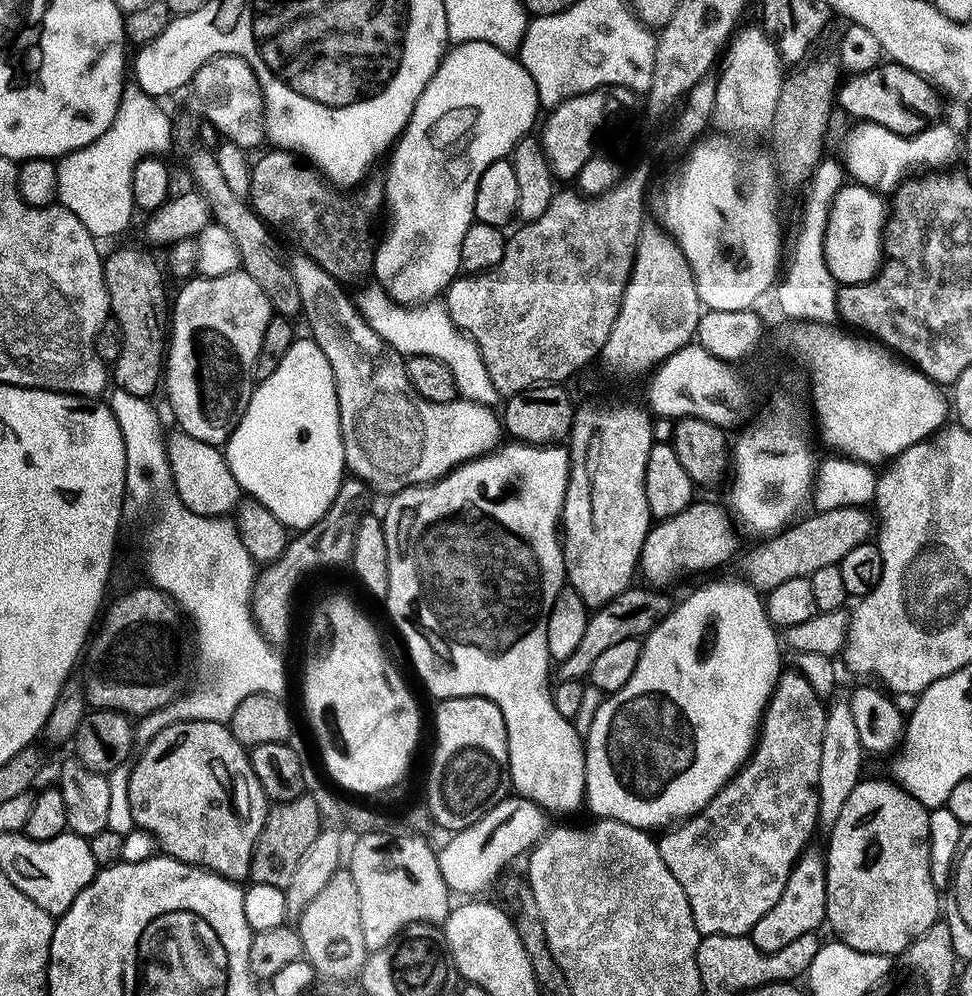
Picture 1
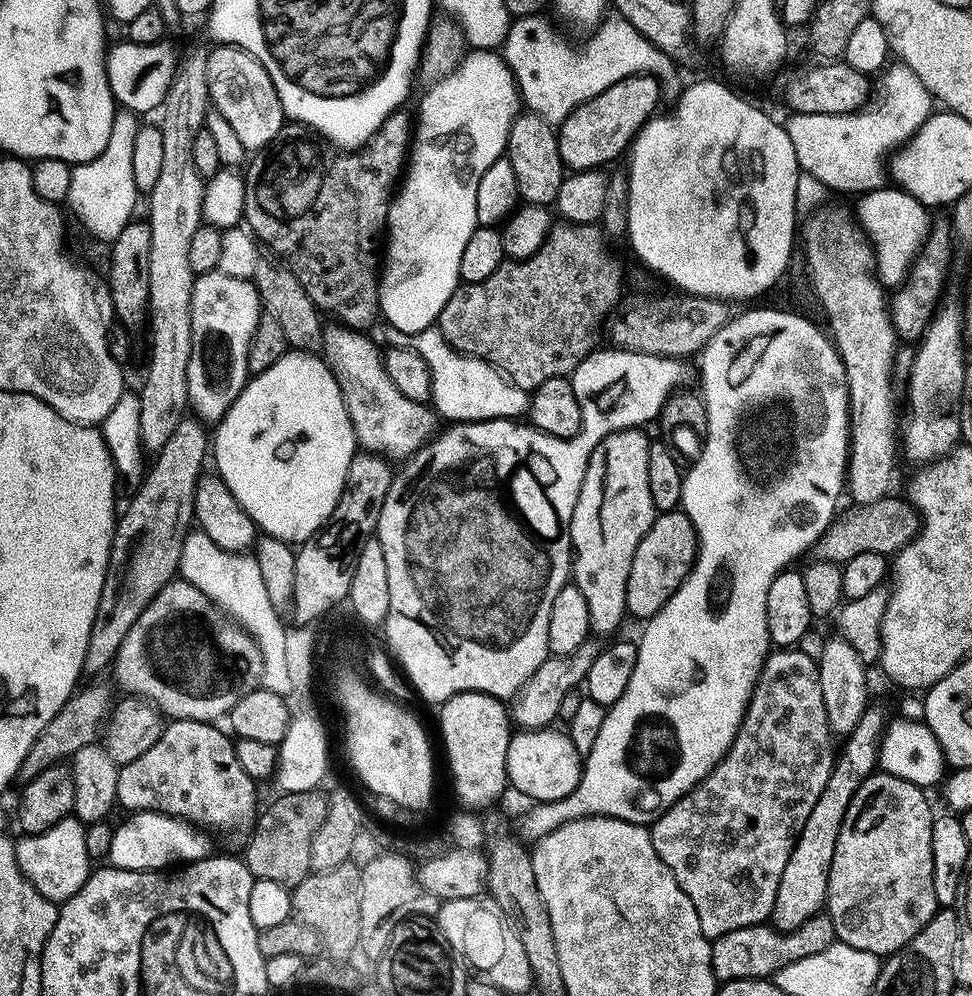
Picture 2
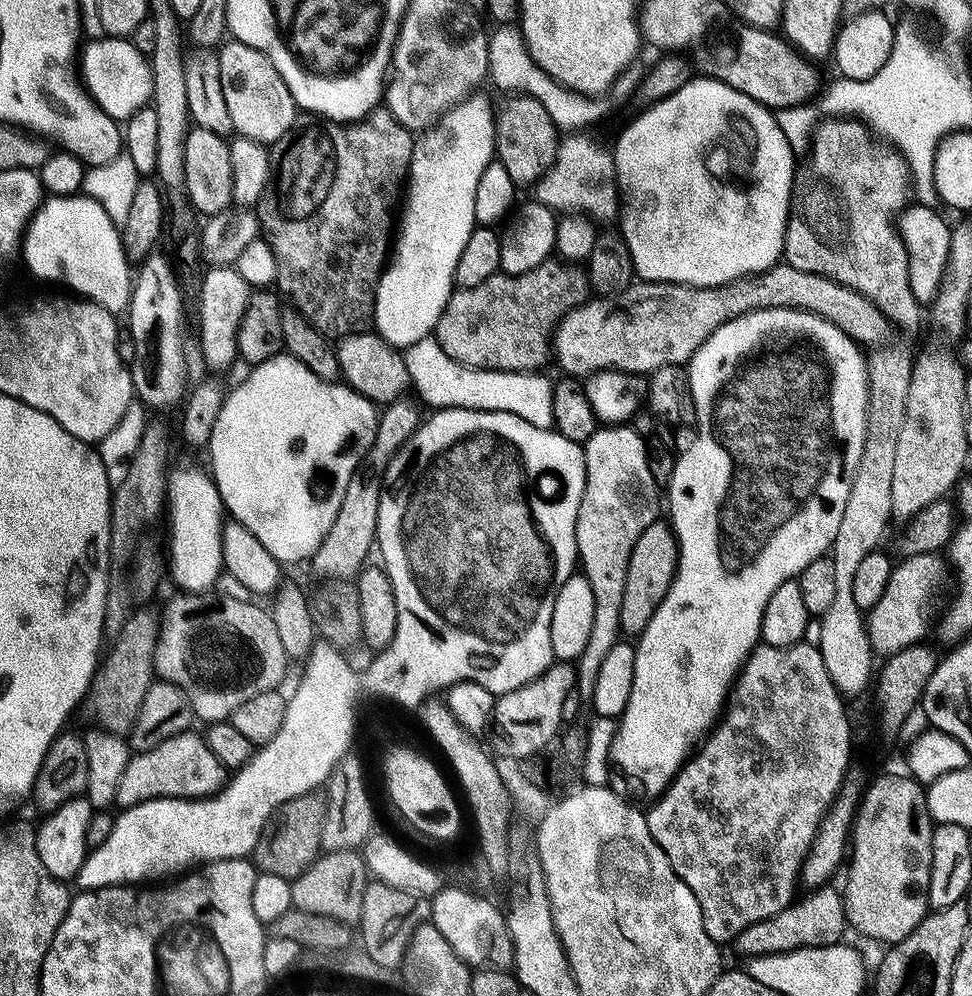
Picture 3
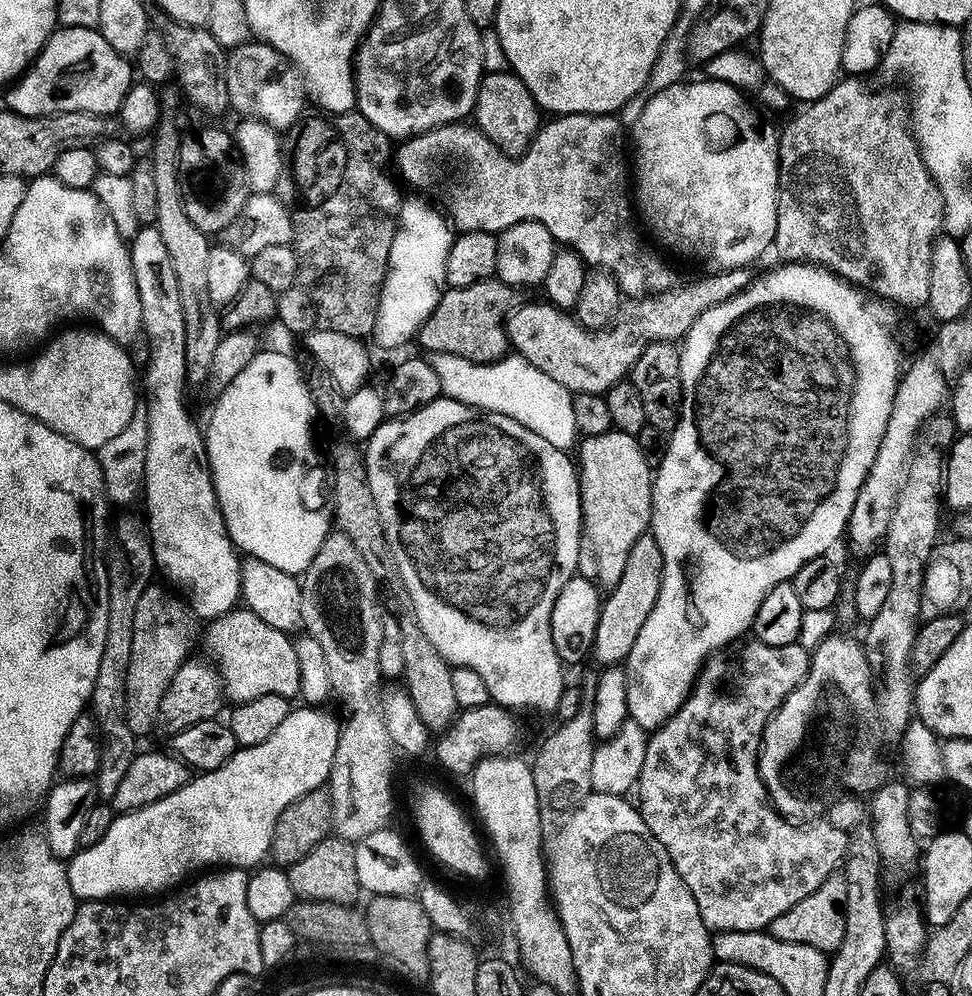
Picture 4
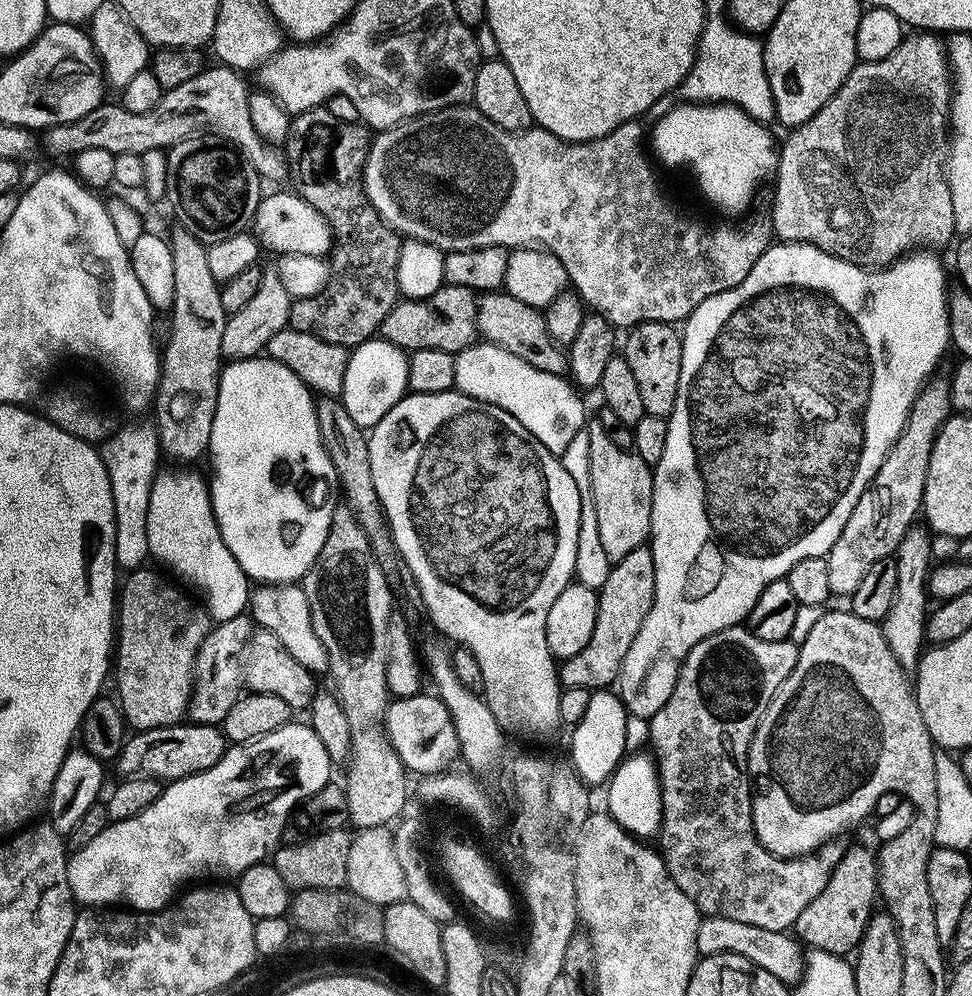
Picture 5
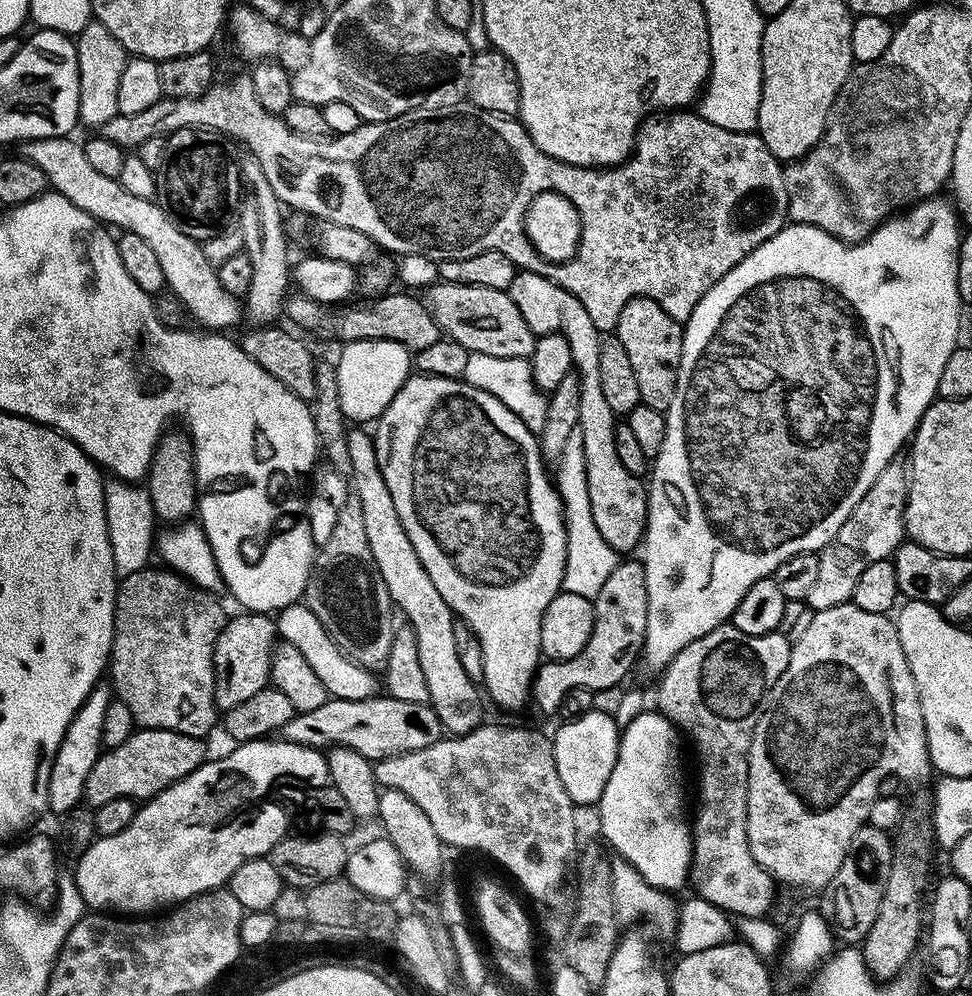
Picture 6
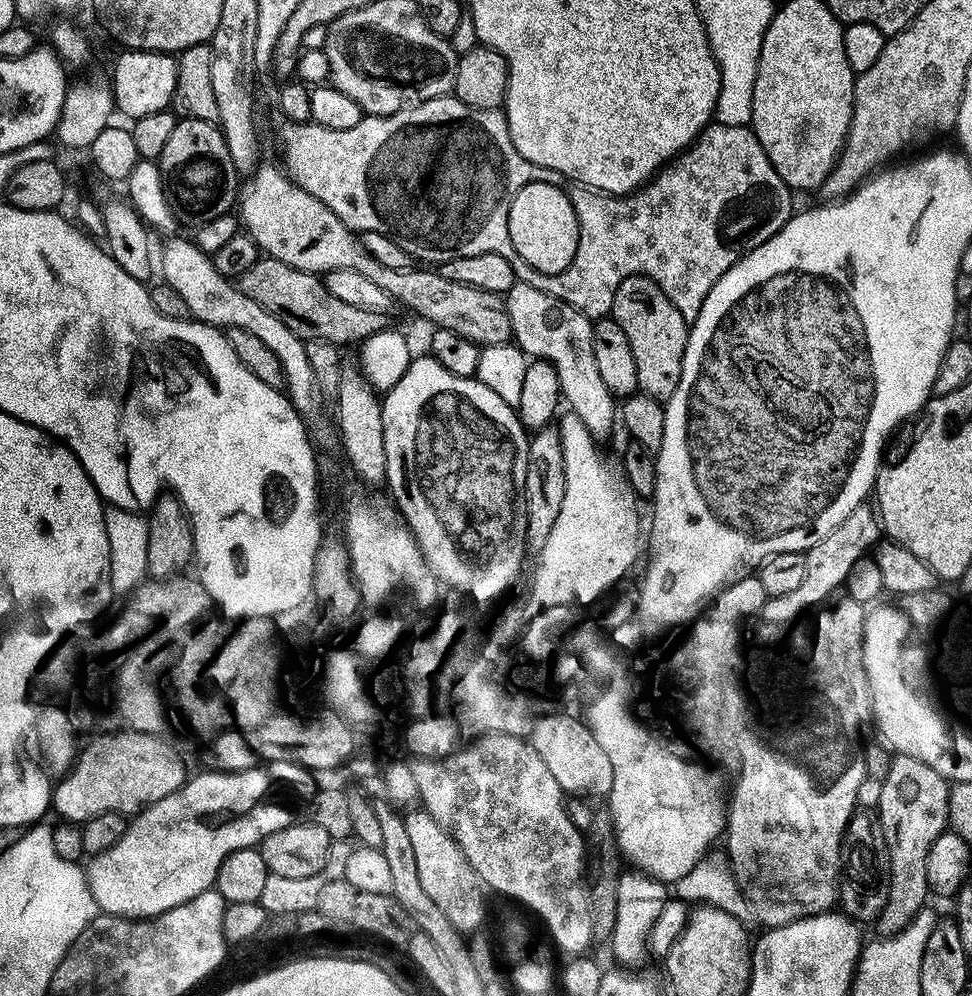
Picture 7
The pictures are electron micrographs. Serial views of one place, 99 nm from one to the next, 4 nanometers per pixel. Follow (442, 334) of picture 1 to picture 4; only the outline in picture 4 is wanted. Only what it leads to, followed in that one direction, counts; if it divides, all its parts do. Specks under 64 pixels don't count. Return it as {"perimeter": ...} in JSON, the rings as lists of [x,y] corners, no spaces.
{"perimeter":[[[441,352],[431,353],[430,359],[440,379],[441,393],[447,399],[469,404],[482,412],[514,418],[514,422],[546,438],[546,442],[555,448],[568,450],[572,443],[572,447],[577,443],[573,393],[558,386],[558,382],[554,382],[550,374],[538,370],[538,366],[530,366],[530,362],[515,354],[509,354],[503,360],[495,360],[492,364],[475,364],[466,358]]]}

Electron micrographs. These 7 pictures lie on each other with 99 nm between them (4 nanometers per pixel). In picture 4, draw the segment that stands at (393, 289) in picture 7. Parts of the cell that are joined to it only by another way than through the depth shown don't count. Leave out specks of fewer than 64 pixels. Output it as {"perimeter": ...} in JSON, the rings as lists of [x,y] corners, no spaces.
{"perimeter":[[[726,268],[717,271],[714,276],[706,276],[694,284],[677,286],[669,292],[659,292],[657,296],[641,296],[633,299],[632,304],[623,309],[622,315],[611,326],[603,331],[592,331],[584,328],[571,311],[558,308],[555,304],[541,302],[541,304],[523,304],[517,307],[509,315],[506,321],[508,329],[508,340],[514,349],[515,355],[520,356],[530,366],[538,366],[558,386],[562,386],[570,393],[585,392],[586,394],[607,393],[618,381],[625,379],[631,373],[632,367],[638,362],[638,358],[653,344],[665,342],[683,341],[684,335],[694,326],[696,319],[708,310],[718,306],[739,295],[740,292],[749,288],[754,281],[753,269],[747,268]]]}

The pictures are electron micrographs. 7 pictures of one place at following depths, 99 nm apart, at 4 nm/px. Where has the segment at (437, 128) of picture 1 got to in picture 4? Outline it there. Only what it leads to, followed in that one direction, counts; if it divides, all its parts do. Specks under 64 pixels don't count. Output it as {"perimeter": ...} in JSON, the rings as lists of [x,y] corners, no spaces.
{"perimeter":[[[420,200],[401,203],[394,242],[390,246],[388,273],[384,279],[380,305],[376,315],[374,340],[377,340],[382,347],[400,348],[411,336],[413,339],[419,333],[422,322],[426,322],[426,318],[434,310],[434,306],[438,306],[442,285],[444,284],[446,254],[450,250],[453,239],[453,229],[450,227],[443,211],[435,212],[430,205],[423,204]]]}

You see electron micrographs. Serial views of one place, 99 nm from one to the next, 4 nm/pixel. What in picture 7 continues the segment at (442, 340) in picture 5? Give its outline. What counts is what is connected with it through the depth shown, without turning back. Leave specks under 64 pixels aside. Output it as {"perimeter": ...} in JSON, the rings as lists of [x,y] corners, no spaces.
{"perimeter":[[[271,258],[257,260],[254,266],[250,266],[250,270],[246,270],[246,274],[240,276],[238,286],[242,290],[242,294],[254,298],[254,302],[258,302],[263,308],[270,310],[270,314],[274,314],[274,318],[282,318],[282,322],[286,322],[286,326],[290,326],[290,330],[294,330],[294,334],[298,334],[300,339],[305,342],[356,346],[389,327],[386,318],[388,316],[383,311],[350,305],[342,302],[340,298],[334,298],[334,294],[330,294],[330,290],[324,285],[323,279],[319,275],[295,269],[294,266],[287,265],[284,261]]]}

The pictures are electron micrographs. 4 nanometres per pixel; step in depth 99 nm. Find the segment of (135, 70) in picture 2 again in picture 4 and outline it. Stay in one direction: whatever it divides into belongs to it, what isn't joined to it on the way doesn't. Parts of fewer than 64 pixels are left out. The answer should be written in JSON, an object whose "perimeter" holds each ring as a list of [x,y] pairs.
{"perimeter":[[[57,27],[49,36],[27,72],[7,89],[7,107],[23,116],[49,116],[55,112],[86,110],[90,114],[111,116],[119,113],[126,94],[134,83],[134,68],[127,55],[118,53],[95,28]]]}

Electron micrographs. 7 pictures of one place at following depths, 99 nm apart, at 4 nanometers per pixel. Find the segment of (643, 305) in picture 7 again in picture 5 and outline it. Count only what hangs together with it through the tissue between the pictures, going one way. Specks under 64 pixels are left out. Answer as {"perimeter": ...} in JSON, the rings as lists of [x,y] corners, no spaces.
{"perimeter":[[[646,320],[637,324],[627,333],[622,355],[630,362],[630,371],[638,381],[638,390],[642,394],[642,406],[646,416],[671,416],[674,410],[674,398],[678,394],[678,382],[682,374],[682,350],[684,341],[681,333],[671,324],[657,320]]]}

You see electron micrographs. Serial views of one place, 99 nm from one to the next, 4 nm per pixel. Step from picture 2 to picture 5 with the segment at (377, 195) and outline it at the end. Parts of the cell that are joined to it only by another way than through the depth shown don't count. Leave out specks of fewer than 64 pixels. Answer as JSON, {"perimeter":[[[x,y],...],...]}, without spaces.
{"perimeter":[[[326,106],[318,108],[311,108],[305,112],[297,112],[289,119],[288,122],[288,139],[283,145],[282,151],[288,161],[288,170],[290,173],[291,183],[294,185],[295,191],[299,193],[306,202],[310,204],[326,220],[332,230],[332,248],[330,251],[330,275],[328,278],[328,285],[324,287],[324,291],[314,294],[313,296],[307,296],[301,300],[293,299],[290,306],[290,318],[288,319],[288,327],[298,330],[302,334],[314,334],[314,338],[322,338],[322,342],[330,342],[331,344],[337,344],[343,348],[354,350],[360,344],[365,344],[367,340],[373,339],[379,333],[380,326],[386,314],[390,314],[390,310],[395,306],[396,301],[401,299],[400,287],[398,286],[398,258],[400,257],[400,245],[402,243],[401,237],[393,231],[393,229],[385,224],[384,219],[379,216],[372,209],[372,205],[369,204],[367,196],[364,194],[364,185],[362,183],[362,175],[360,171],[365,171],[366,159],[368,156],[368,150],[370,147],[370,132],[363,123],[353,122],[351,119],[345,118],[339,120],[334,118],[334,114],[330,114],[330,110]]]}

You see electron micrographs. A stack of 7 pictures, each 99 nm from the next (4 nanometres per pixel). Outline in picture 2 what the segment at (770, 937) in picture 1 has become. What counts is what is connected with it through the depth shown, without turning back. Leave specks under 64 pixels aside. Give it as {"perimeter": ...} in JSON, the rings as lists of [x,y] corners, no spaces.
{"perimeter":[[[869,706],[862,714],[858,726],[854,726],[852,733],[843,741],[844,749],[841,752],[839,749],[835,757],[832,776],[826,782],[822,794],[818,794],[818,802],[814,802],[814,810],[810,810],[810,818],[806,818],[806,826],[802,826],[800,836],[796,839],[790,862],[786,862],[786,870],[782,870],[782,882],[778,882],[778,894],[774,898],[770,917],[772,927],[779,932],[798,930],[802,922],[821,915],[828,898],[830,862],[834,862],[834,846],[842,818],[858,786],[877,771],[880,737],[883,736],[885,727],[886,715],[884,716],[883,710]]]}

